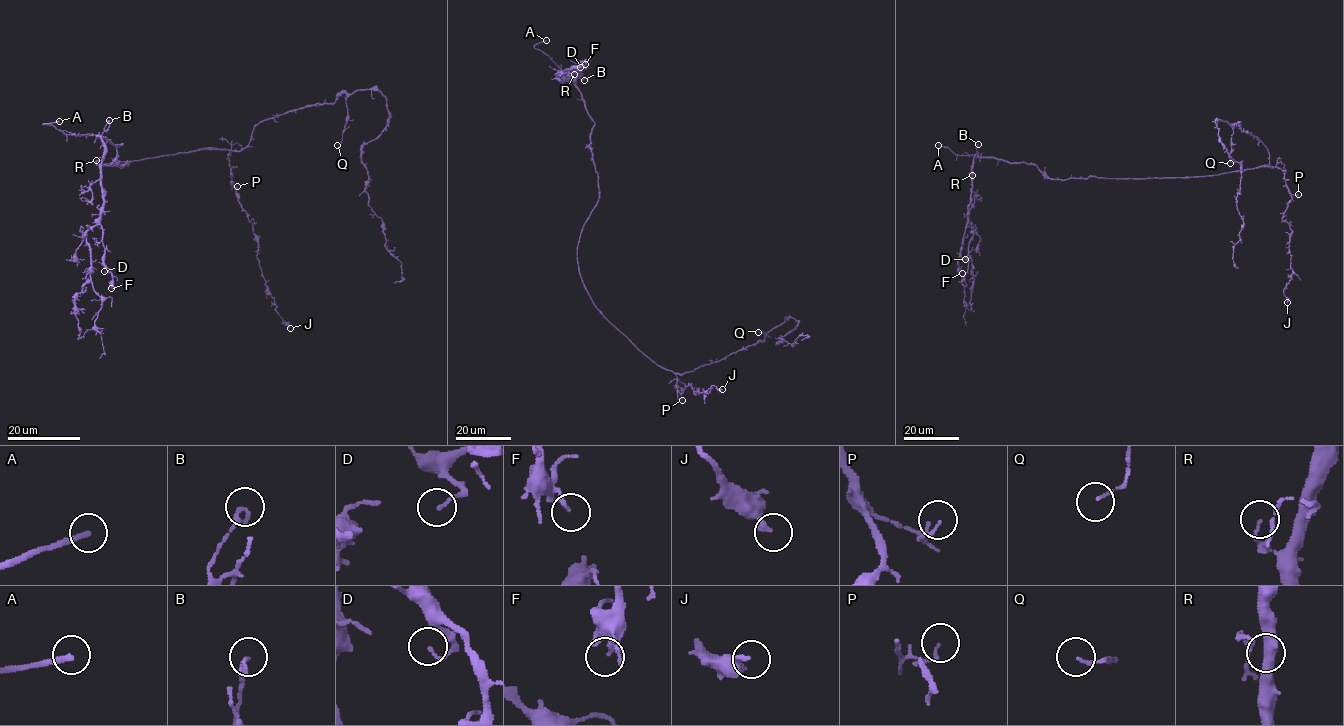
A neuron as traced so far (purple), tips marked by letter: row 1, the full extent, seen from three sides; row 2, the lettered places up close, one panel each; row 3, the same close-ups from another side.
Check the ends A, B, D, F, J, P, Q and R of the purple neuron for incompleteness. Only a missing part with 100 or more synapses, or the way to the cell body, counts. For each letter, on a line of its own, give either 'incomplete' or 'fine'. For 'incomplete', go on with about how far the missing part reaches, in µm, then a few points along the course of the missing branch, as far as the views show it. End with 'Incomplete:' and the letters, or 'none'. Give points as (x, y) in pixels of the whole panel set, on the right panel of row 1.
A: incomplete; about 25 µm are missing; missing branch runs (938, 145), (933, 142), (927, 112)
B: fine
D: fine
F: fine
J: fine
P: fine
Q: fine
R: fine
Incomplete: A

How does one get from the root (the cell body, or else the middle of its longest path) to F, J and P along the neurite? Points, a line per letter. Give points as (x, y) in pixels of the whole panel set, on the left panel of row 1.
F: (124, 162), (100, 165), (129, 163), (116, 159), (122, 144), (97, 137), (111, 288)
J: (124, 162), (203, 149), (229, 149), (232, 184), (253, 227), (262, 276), (277, 313), (290, 328)
P: (124, 162), (203, 149), (229, 149), (231, 186), (237, 186)

